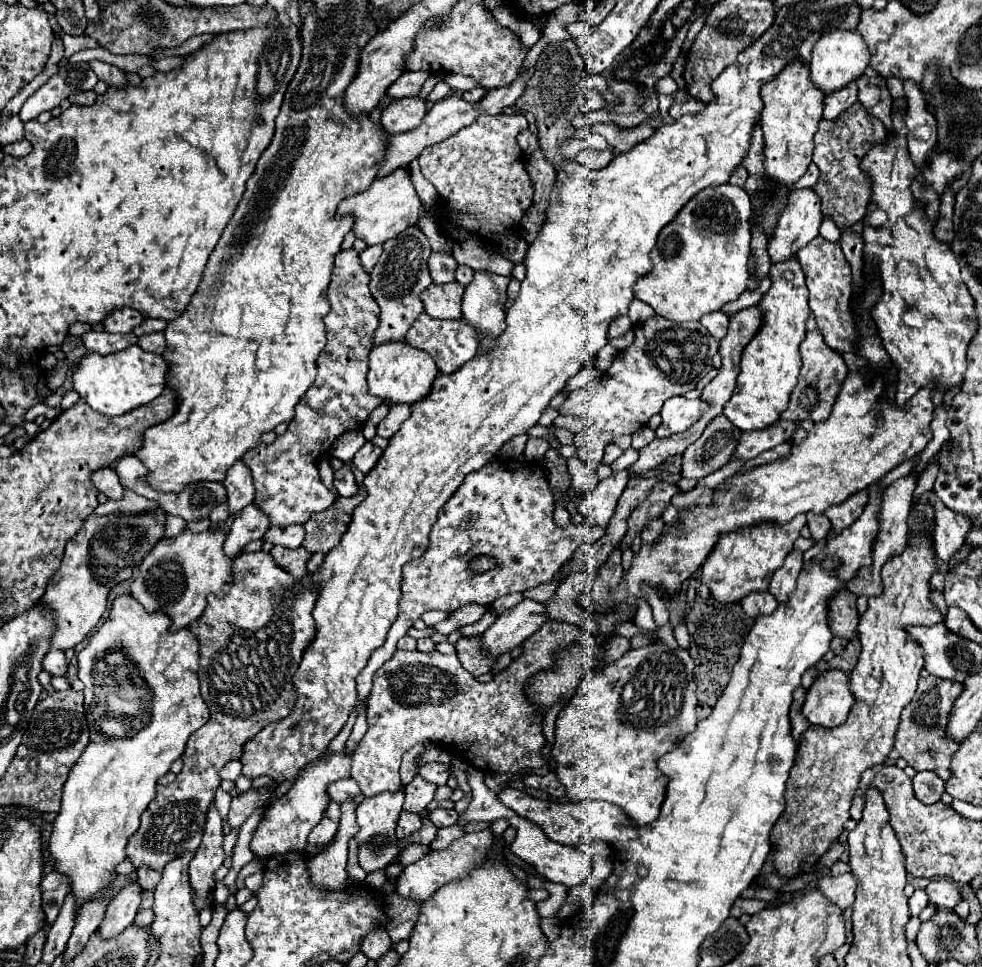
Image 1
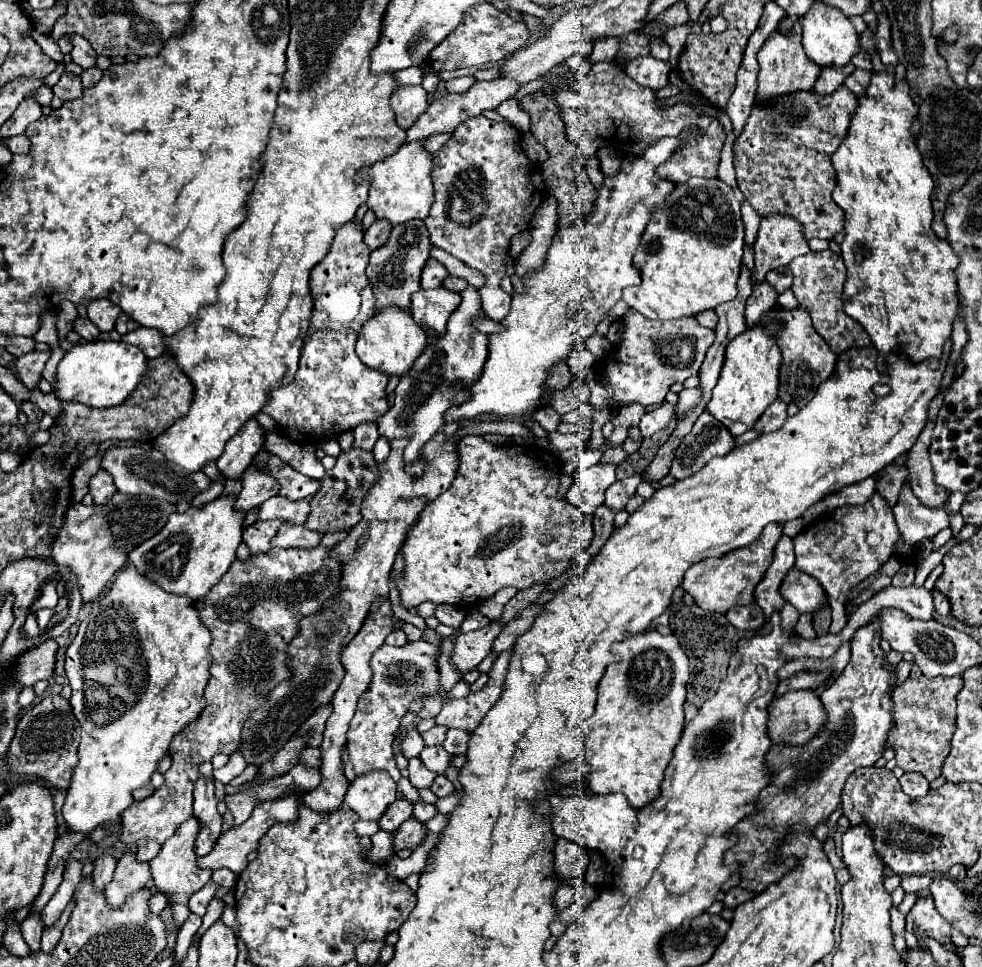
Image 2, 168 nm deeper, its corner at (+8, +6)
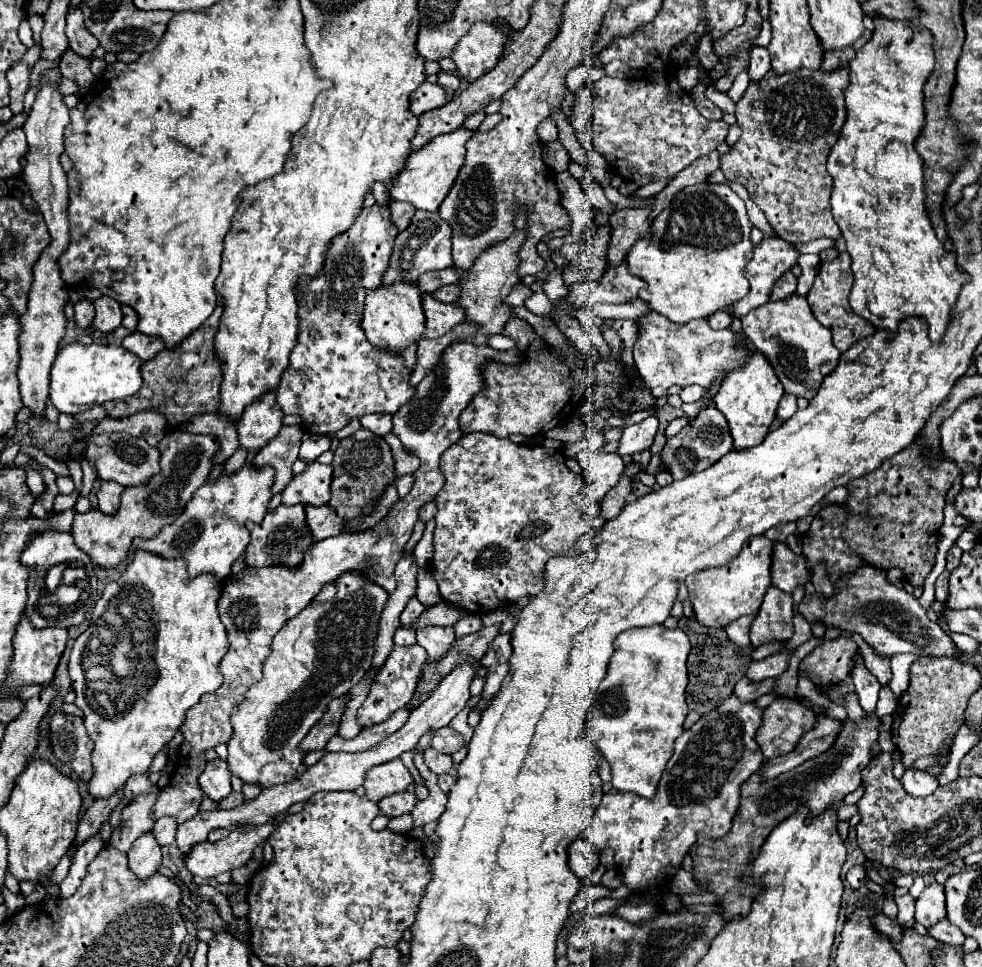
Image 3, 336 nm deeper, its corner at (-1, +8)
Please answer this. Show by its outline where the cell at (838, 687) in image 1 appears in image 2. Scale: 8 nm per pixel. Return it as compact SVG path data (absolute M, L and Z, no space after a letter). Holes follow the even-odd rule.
M787 691L771 703L767 735L771 743L803 745L817 735L827 713L815 691Z

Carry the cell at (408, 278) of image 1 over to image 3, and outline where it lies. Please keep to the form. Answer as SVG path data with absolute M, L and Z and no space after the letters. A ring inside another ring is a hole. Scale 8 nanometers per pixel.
M416 211L412 217L412 223L406 231L402 231L396 237L394 251L390 257L390 267L384 273L382 285L396 285L396 283L418 283L422 273L438 271L452 267L452 255L450 255L450 227L440 219L438 213L430 211Z

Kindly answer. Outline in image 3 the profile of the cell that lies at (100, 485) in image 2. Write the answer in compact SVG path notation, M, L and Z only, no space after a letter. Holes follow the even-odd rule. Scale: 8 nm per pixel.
M102 481L96 497L98 497L98 507L102 513L106 515L112 515L116 513L118 509L118 503L120 503L120 493L122 493L122 487L118 483L112 483L112 481Z

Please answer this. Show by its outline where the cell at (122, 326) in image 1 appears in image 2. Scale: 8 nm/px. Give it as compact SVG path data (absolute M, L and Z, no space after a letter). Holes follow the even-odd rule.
M95 299L87 305L87 317L101 329L101 331L113 331L115 319L121 315L119 305L111 303L109 299Z

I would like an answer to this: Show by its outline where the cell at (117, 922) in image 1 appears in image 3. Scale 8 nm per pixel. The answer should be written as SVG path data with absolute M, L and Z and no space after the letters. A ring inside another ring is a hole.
M144 833L132 843L128 851L128 865L130 865L130 871L140 881L146 881L148 877L158 873L158 867L162 865L162 855L152 833Z

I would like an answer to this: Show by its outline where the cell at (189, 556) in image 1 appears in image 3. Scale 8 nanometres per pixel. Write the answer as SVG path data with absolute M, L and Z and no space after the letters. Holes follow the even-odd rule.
M252 465L242 467L234 475L222 475L216 483L206 483L194 493L176 523L162 527L152 539L138 539L134 549L144 549L164 559L184 559L190 579L210 573L222 581L230 575L232 563L250 543L246 521L260 523L268 511L268 501L272 497L268 487L272 487L272 471L252 471Z

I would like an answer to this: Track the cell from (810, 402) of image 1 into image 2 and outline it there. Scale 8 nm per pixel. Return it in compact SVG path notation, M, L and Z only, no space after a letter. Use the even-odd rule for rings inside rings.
M777 307L775 311L769 311L767 315L763 315L763 319L757 325L763 327L767 323L781 325L781 331L777 331L777 337L775 337L783 355L783 363L779 367L779 399L785 403L795 403L797 407L803 407L813 399L819 383L831 377L837 355L827 347L827 343L813 329L811 317L803 311L803 307L795 307L795 309Z

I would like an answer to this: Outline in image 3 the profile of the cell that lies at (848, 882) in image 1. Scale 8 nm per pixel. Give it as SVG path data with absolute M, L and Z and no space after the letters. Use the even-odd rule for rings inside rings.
M856 865L856 867L852 867L852 869L848 871L846 881L850 883L852 889L860 889L860 887L864 885L864 877L866 877L866 869L864 869L862 865Z

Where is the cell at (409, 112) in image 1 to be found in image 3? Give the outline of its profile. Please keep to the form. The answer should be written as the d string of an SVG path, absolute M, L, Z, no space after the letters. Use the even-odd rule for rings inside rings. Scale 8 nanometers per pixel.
M424 81L412 95L410 95L410 113L414 117L420 117L422 113L442 107L446 103L446 93L440 85L432 85Z

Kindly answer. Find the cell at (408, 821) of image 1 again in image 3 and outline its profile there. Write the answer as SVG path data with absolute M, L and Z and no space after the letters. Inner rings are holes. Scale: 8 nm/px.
M404 791L404 793L396 793L396 795L390 795L388 799L382 799L378 803L380 811L388 817L398 817L398 815L404 815L404 813L410 813L414 807L416 807L418 799L414 793L410 791Z

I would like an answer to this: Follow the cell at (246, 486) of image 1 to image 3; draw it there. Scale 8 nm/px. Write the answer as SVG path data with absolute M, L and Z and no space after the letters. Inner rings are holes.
M274 391L264 395L260 401L246 407L240 423L238 423L238 441L240 447L248 453L258 453L270 439L278 435L282 429L284 413L276 407Z

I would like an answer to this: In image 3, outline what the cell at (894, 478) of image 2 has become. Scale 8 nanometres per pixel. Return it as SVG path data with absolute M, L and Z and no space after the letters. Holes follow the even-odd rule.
M914 443L910 447L906 447L904 451L900 451L898 455L886 459L882 463L880 469L856 479L852 485L848 485L850 497L848 497L848 511L858 513L870 513L874 519L872 521L860 521L854 519L852 523L848 523L848 531L844 531L844 539L848 539L852 543L852 547L856 547L856 551L860 551L860 555L864 555L864 559L868 559L868 563L876 565L876 567L900 567L908 579L910 585L918 587L924 583L926 575L930 573L932 565L934 565L934 557L936 557L936 541L938 541L938 529L942 525L944 519L944 505L946 505L946 495L948 489L952 487L952 483L960 477L960 469L946 459L944 455L940 467L928 467L928 463L924 463L922 459L922 451L920 447Z

